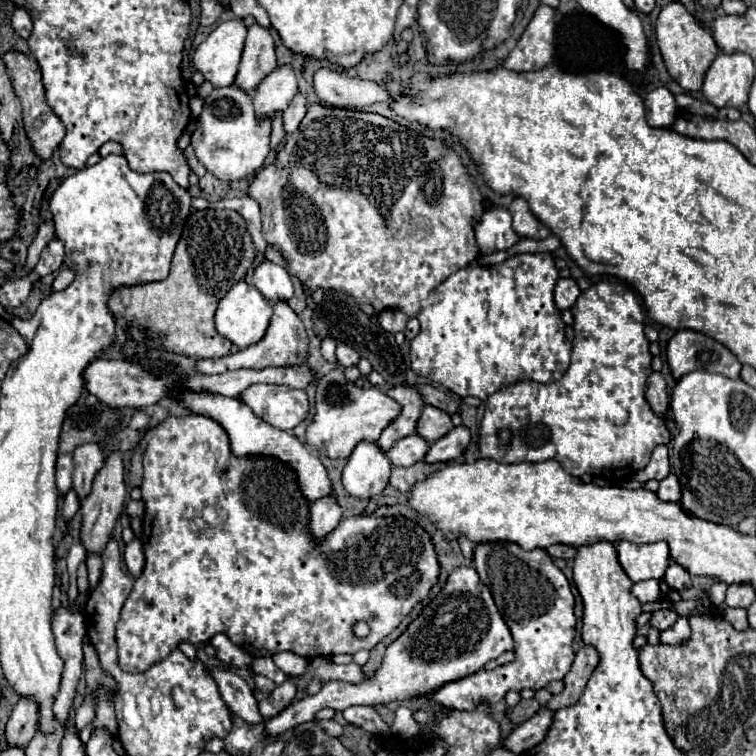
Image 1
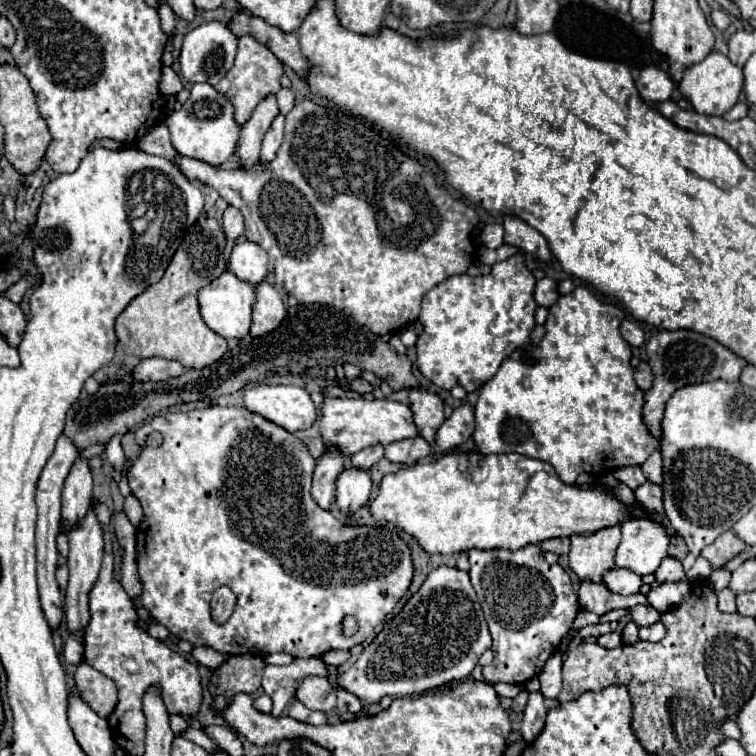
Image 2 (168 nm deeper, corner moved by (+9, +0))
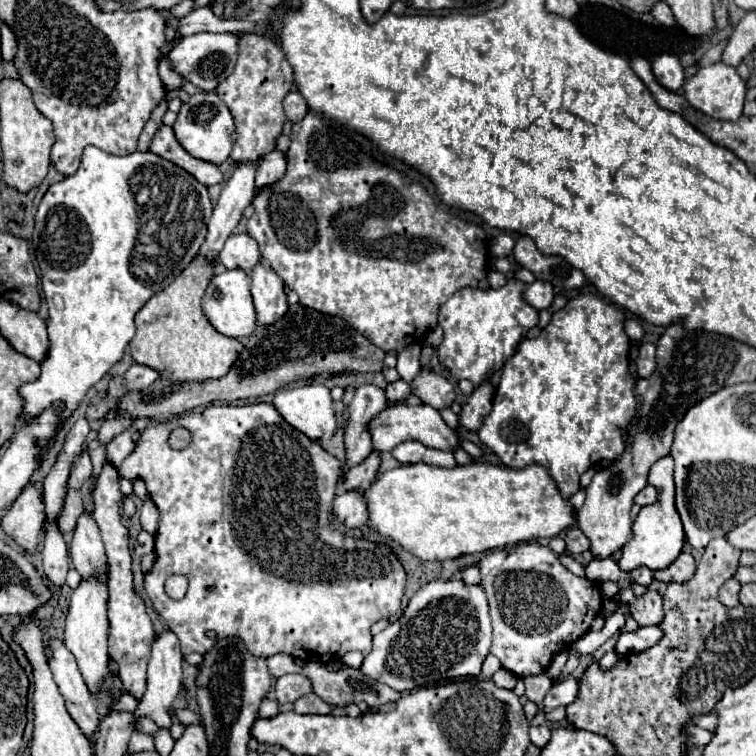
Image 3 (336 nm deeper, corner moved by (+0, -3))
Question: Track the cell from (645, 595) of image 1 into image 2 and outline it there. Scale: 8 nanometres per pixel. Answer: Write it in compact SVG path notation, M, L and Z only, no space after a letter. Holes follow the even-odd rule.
M612 568L602 576L602 582L612 590L618 592L622 596L630 596L630 594L638 594L642 580L638 574L634 574L632 570L626 568Z

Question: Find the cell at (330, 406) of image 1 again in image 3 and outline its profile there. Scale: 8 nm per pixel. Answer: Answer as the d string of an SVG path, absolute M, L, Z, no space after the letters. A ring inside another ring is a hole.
M429 405L387 407L385 411L381 411L377 417L373 417L369 421L369 435L373 439L373 449L375 451L393 451L399 443L409 441L409 439L419 441L419 443L423 443L427 447L433 447L433 449L443 449L443 451L453 451L453 447L459 445L455 431L449 429L445 425L445 421L441 419L441 413L435 411Z

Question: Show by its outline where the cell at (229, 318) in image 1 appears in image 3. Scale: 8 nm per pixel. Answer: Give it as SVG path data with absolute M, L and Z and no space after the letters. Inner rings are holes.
M221 269L219 273L213 275L205 295L203 295L203 311L209 319L209 323L223 335L227 337L247 337L255 331L257 327L257 317L255 317L255 307L251 299L251 277L241 271L241 269Z

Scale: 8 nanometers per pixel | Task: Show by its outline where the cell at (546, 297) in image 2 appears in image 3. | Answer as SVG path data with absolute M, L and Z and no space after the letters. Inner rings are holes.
M535 281L525 291L525 301L529 305L533 305L537 311L549 309L553 303L553 297L555 297L555 293L553 293L553 285L549 281Z

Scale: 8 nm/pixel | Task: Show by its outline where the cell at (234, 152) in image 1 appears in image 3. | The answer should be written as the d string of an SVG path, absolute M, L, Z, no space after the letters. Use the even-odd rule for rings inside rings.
M199 91L199 93L191 95L191 99L187 103L181 105L181 111L173 125L173 131L175 131L177 141L183 145L183 149L187 153L191 153L193 157L197 157L201 161L209 161L215 165L221 165L223 161L229 159L231 149L237 139L235 121L231 117L231 111L227 109L227 105L223 105L219 95L211 93L211 91L209 93Z

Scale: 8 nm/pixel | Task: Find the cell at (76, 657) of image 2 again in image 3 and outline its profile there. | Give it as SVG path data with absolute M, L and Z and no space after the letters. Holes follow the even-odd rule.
M49 641L49 647L53 651L49 665L53 671L53 679L65 699L65 707L79 729L87 737L93 737L99 731L101 715L97 713L93 695L79 673L75 657L61 641Z

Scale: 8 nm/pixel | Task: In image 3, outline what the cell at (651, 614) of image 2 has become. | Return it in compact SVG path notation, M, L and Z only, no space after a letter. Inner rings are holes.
M649 589L645 595L637 597L631 603L631 615L633 619L641 625L659 625L663 621L663 603L661 603L661 595L653 589Z

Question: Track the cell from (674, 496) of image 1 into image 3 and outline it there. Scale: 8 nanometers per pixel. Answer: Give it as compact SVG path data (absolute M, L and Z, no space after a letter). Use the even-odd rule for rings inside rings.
M647 485L637 497L635 497L635 503L645 507L645 505L653 505L657 501L657 489L653 485Z

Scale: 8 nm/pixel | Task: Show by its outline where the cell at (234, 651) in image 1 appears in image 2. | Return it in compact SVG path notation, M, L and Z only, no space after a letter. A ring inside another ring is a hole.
M198 646L192 650L192 658L206 668L214 668L214 666L220 666L228 656L218 654L216 650L210 650L208 646Z

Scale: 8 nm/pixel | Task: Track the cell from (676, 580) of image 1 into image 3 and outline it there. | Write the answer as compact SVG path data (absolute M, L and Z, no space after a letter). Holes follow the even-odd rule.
M681 553L667 569L655 571L653 577L663 583L683 583L695 575L695 561L691 553Z

